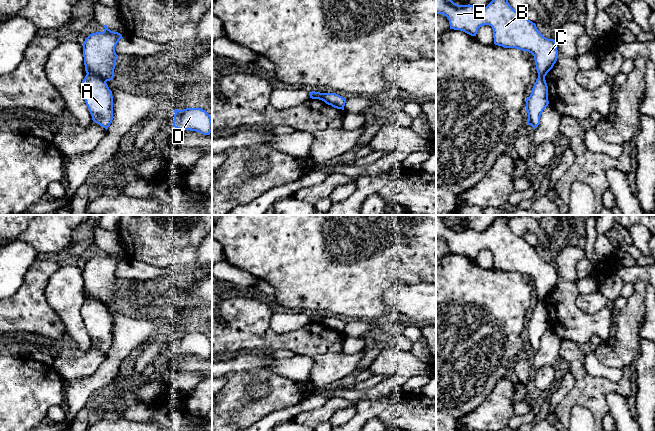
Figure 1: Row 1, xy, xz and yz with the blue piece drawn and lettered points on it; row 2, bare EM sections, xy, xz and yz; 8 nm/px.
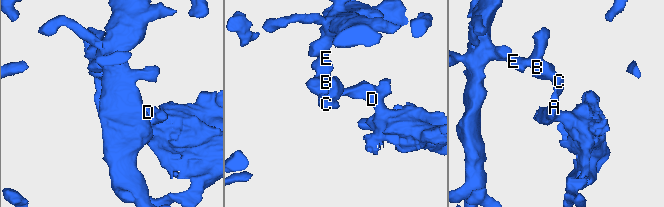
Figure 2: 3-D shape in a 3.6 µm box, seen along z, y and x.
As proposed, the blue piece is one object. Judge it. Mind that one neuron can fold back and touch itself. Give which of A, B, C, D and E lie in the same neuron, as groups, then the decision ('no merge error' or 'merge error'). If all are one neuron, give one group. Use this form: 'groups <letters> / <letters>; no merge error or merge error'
groups A D / B C E; merge error

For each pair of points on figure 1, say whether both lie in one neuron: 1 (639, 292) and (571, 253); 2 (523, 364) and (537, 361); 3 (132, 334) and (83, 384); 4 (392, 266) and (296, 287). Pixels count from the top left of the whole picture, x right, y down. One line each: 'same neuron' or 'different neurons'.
1: different neurons
2: different neurons
3: same neuron
4: same neuron

